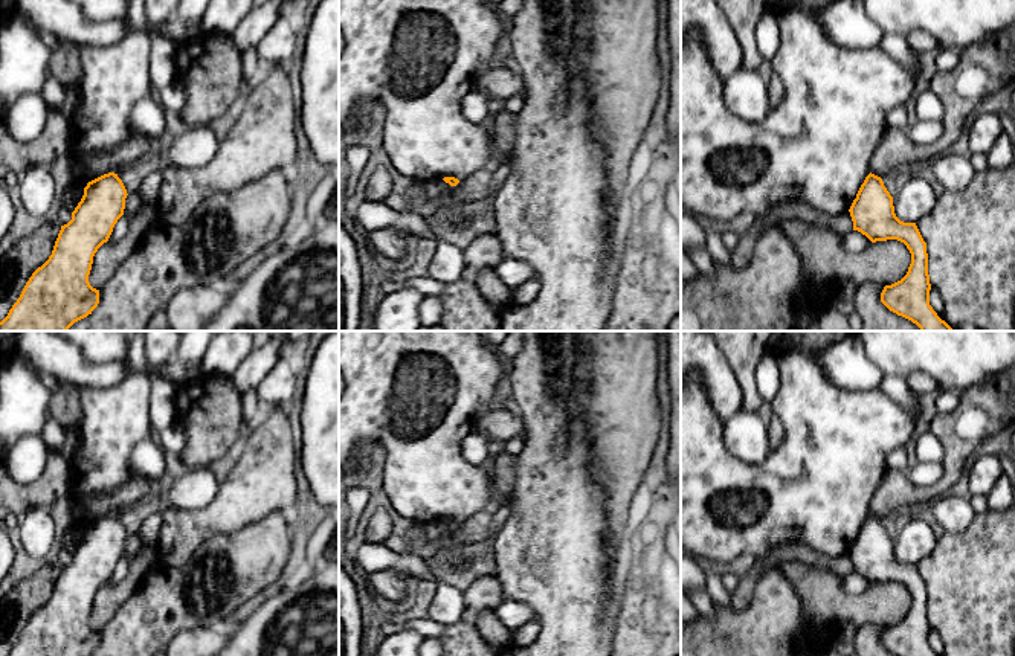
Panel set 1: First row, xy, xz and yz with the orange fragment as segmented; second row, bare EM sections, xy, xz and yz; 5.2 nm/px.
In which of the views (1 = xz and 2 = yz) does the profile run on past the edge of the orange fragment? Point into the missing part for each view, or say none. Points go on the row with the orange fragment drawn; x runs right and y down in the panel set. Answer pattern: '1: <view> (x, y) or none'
1: none
2: none

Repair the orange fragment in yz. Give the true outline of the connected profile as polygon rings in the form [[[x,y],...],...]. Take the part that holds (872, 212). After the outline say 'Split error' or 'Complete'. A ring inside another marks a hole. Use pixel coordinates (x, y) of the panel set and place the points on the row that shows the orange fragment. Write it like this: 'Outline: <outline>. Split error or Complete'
Outline: [[[868,174],[850,209],[853,230],[872,243],[897,240],[911,253],[907,275],[885,285],[881,302],[897,316],[916,323],[920,331],[954,331],[930,305],[928,253],[916,223],[904,223],[894,214],[893,197],[881,177]]]. Complete

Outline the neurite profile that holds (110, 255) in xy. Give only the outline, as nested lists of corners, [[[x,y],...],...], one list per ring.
[[[157,201],[143,204],[133,217],[128,232],[118,243],[104,243],[95,253],[89,275],[90,285],[101,290],[127,256],[137,247],[143,233],[157,221],[160,221]]]

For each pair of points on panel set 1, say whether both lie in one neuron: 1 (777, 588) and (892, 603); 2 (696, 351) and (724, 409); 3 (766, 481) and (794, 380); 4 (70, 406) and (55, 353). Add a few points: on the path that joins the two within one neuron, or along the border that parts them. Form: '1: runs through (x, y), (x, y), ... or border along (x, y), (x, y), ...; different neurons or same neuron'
1: border along (780, 568), (802, 603), (799, 624); different neurons
2: runs through (710, 365), (724, 383), (724, 395); same neuron
3: runs through (791, 456), (795, 452), (795, 405); same neuron
4: border along (58, 380), (74, 383), (80, 389); different neurons

